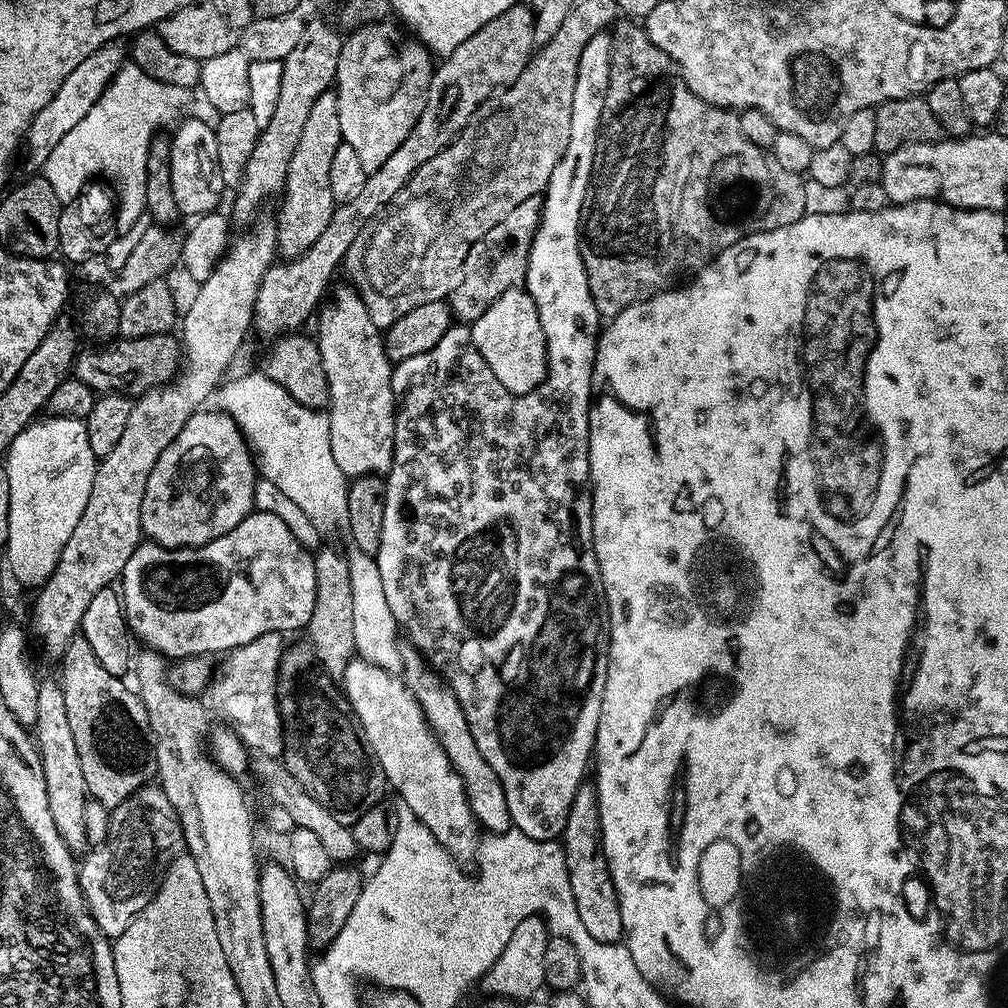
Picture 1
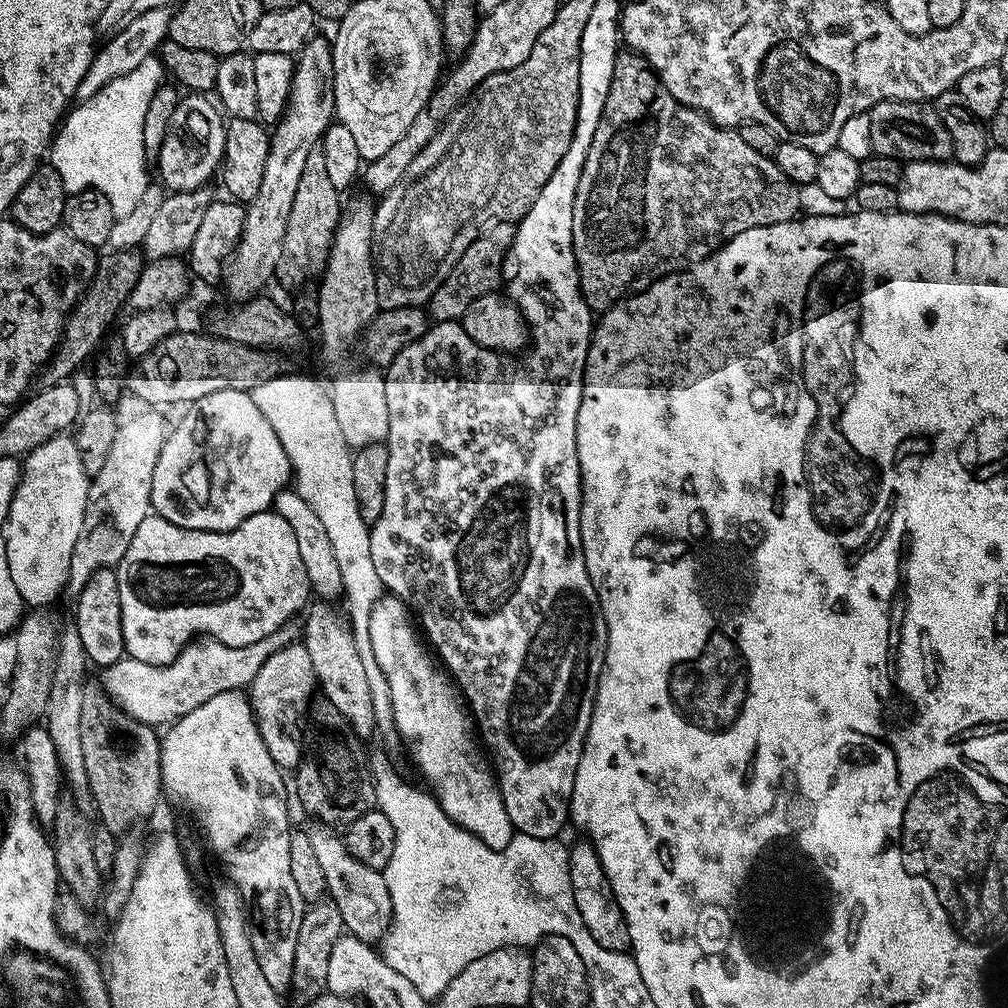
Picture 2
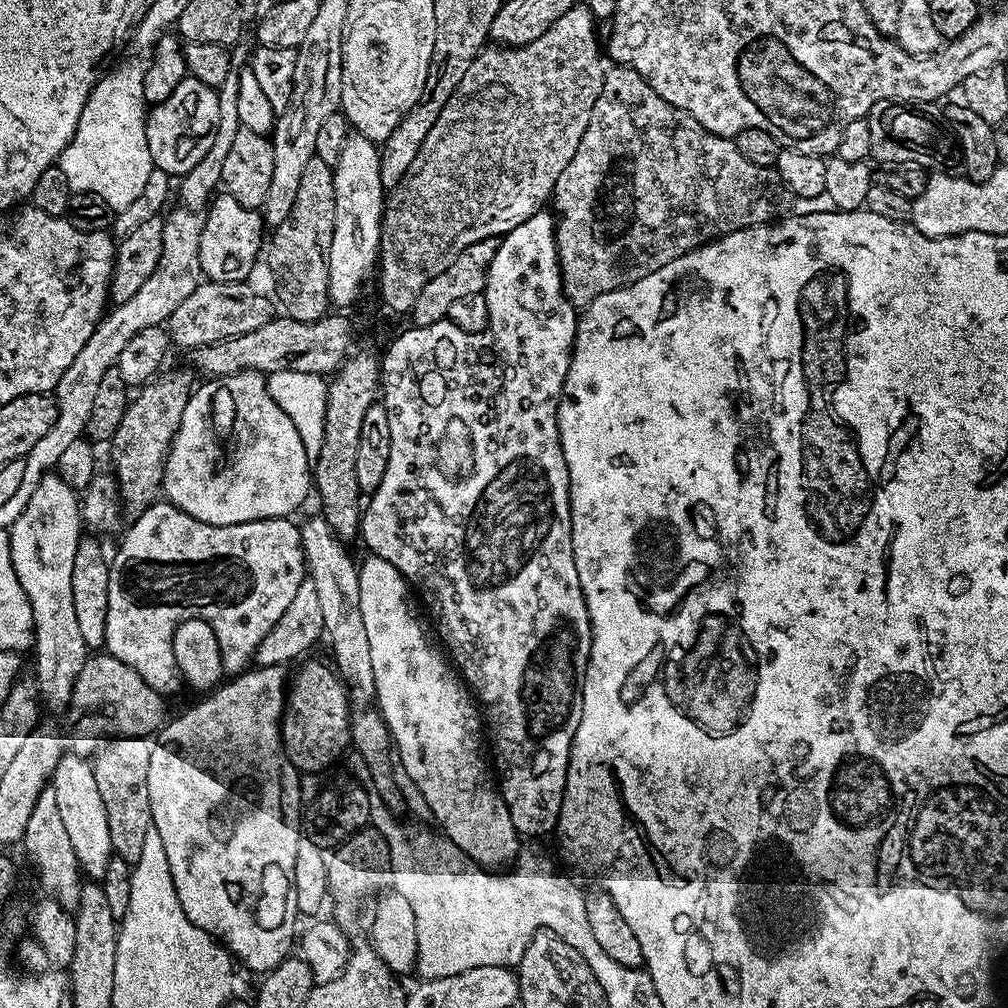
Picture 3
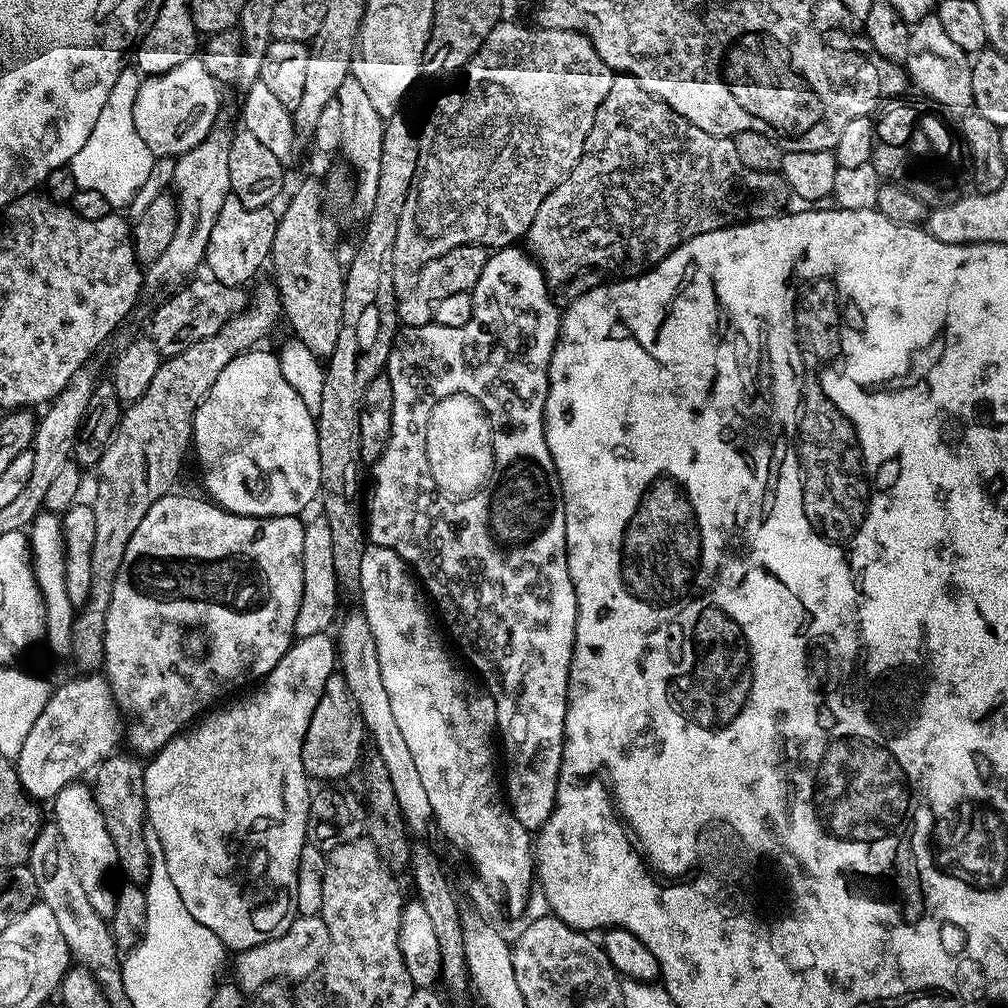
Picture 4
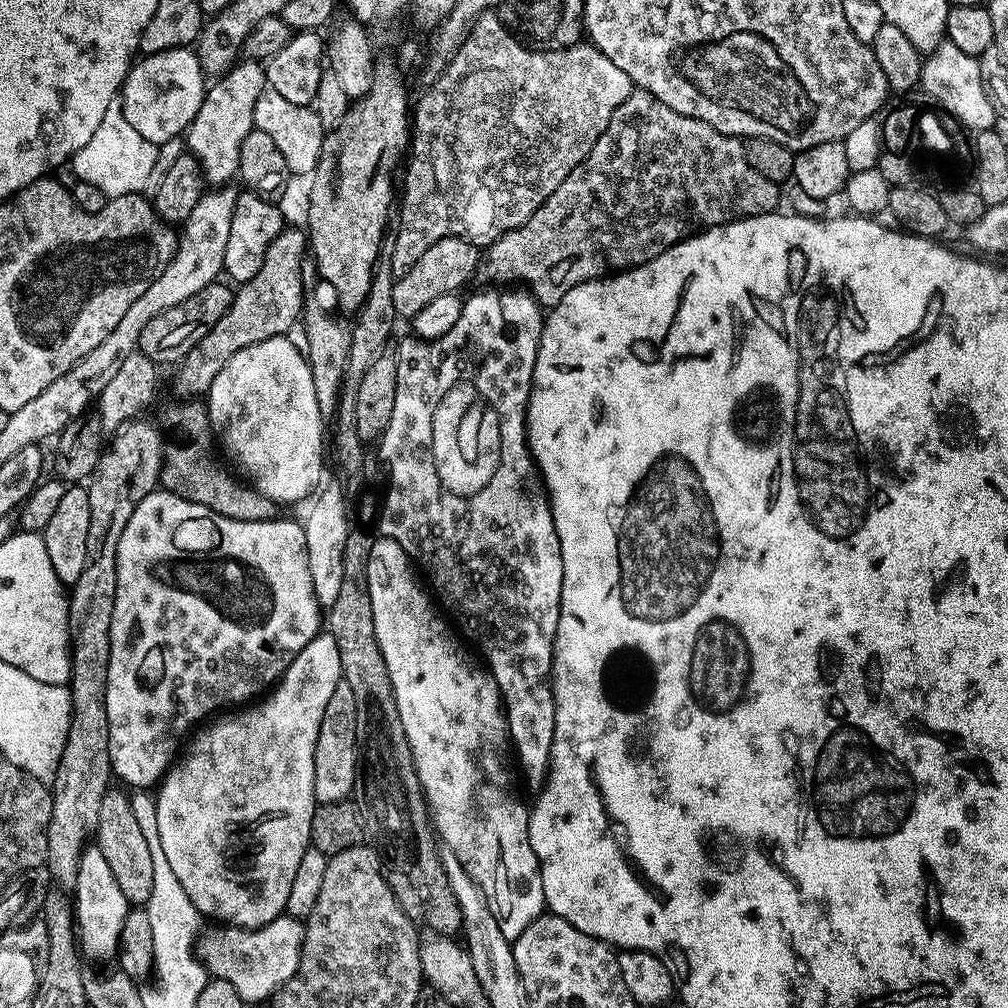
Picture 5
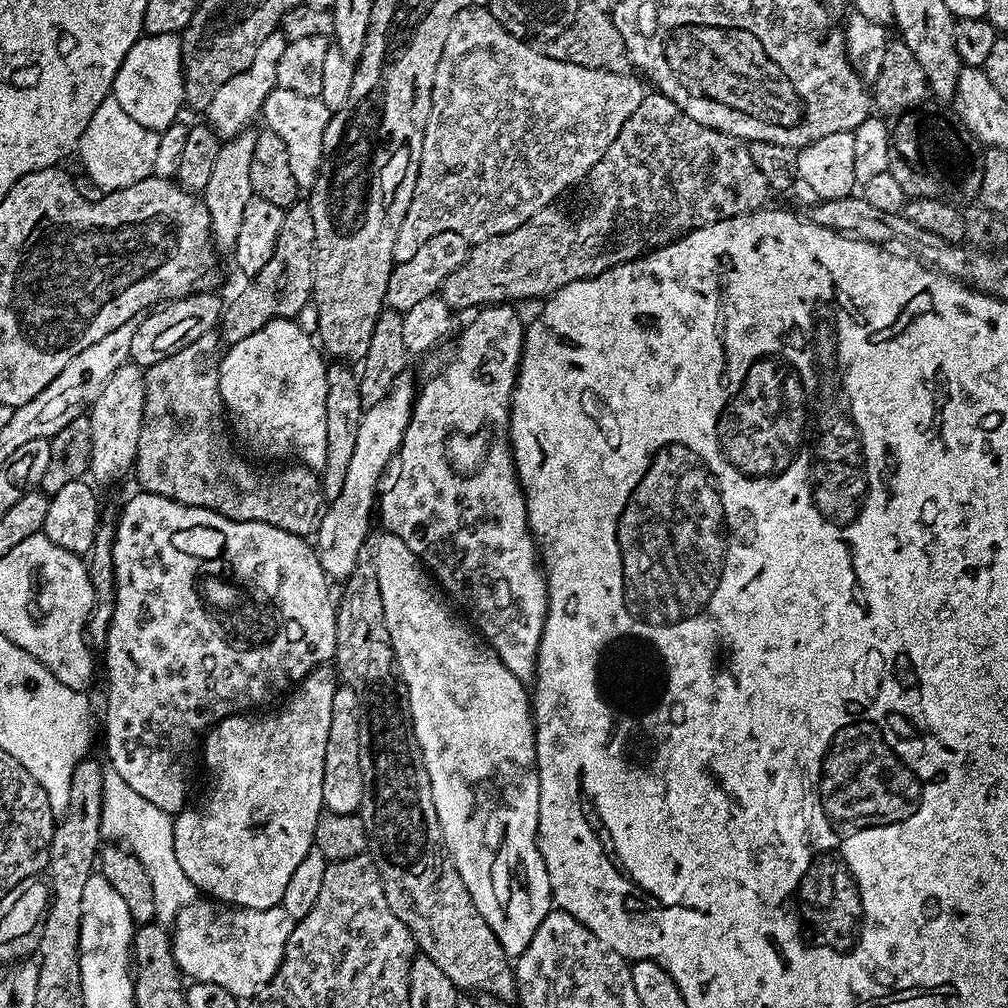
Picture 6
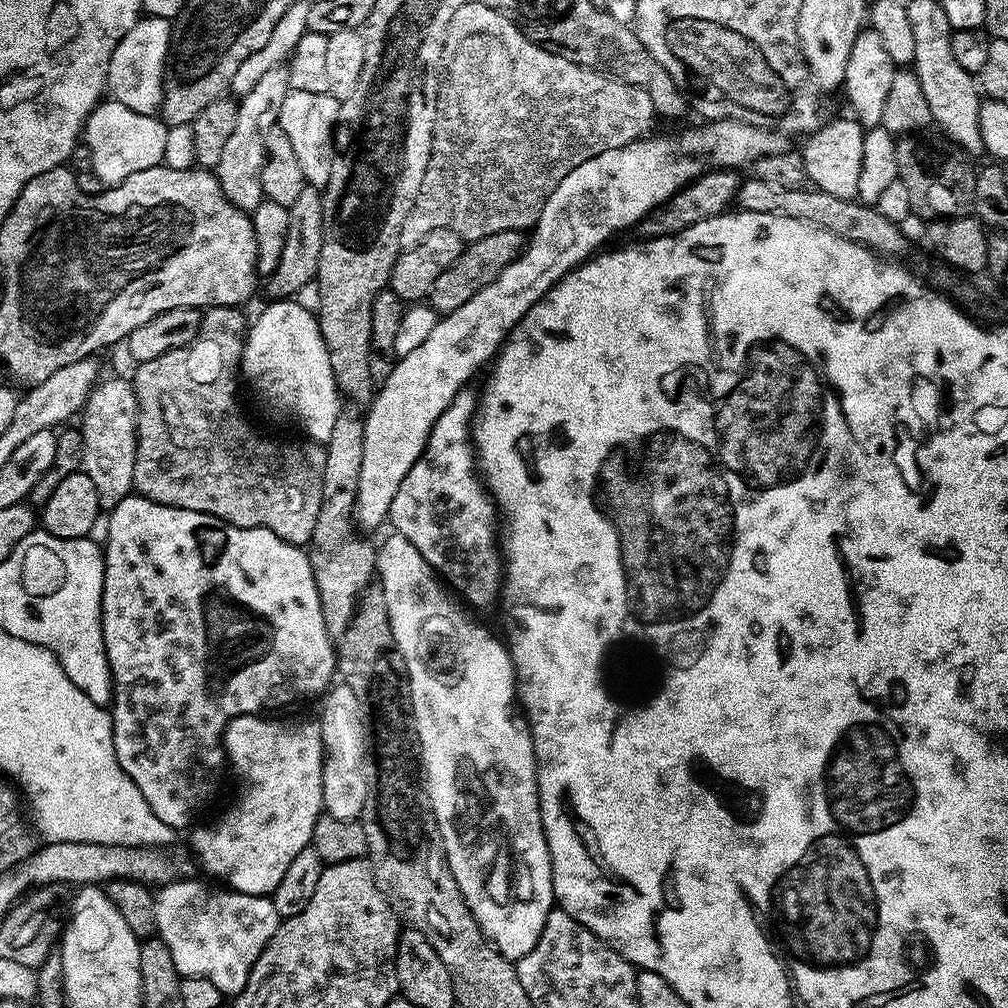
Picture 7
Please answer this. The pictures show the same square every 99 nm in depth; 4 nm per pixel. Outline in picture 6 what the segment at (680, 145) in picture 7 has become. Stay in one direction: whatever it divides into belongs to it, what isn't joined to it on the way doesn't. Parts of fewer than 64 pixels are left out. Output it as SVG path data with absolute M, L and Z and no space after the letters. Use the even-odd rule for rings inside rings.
M401 378L392 387L390 394L382 398L382 402L364 410L364 417L358 426L358 443L354 446L350 467L346 469L346 482L342 482L342 490L337 496L331 497L330 503L323 509L314 533L316 556L329 581L347 580L358 562L361 548L365 547L368 523L374 520L374 509L378 504L380 475L391 460L393 463L397 459L406 426L412 417L416 393L414 384L412 388L408 378Z

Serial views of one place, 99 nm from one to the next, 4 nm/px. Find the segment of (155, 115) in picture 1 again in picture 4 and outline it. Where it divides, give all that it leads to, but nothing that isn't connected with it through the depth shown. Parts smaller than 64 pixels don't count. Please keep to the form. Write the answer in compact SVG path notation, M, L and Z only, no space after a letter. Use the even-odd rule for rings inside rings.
M126 66L121 70L118 82L114 82L110 96L102 106L102 114L98 114L98 122L94 122L94 130L90 130L90 138L86 138L86 146L74 154L70 165L77 188L102 194L102 198L106 198L116 210L131 204L134 194L138 194L139 188L145 184L154 159L146 142L138 138L138 130L134 130L134 98L141 79L135 67Z

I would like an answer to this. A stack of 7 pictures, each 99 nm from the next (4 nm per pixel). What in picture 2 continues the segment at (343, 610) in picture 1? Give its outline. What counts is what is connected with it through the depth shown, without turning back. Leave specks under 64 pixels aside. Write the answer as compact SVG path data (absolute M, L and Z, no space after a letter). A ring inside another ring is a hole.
M328 602L309 603L306 608L308 617L302 620L302 643L310 654L310 662L316 671L317 685L321 695L338 710L349 725L352 732L363 740L370 739L376 728L376 697L367 681L366 670L362 667L362 658L358 658L358 646L352 636L352 629L331 608Z

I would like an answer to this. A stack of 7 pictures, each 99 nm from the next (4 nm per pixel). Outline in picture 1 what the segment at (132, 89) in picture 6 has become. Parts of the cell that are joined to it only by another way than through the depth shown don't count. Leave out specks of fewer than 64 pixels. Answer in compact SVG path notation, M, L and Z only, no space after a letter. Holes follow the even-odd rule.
M188 120L176 133L171 133L172 153L170 154L170 178L174 182L174 202L177 213L188 215L188 218L205 216L221 207L220 195L226 192L222 182L222 170L218 170L218 138L216 129L204 120Z

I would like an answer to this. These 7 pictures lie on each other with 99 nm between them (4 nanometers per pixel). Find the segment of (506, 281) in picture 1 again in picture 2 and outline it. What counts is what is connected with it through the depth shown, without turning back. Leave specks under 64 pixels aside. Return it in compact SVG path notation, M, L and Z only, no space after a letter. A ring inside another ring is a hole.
M515 223L499 224L486 230L467 248L462 254L462 258L458 258L454 270L450 270L450 274L442 282L442 286L438 286L438 290L434 290L434 294L428 299L426 311L433 321L459 321L475 299L497 291L496 283L499 280L501 283L504 263L511 250L511 244L514 242L516 227Z

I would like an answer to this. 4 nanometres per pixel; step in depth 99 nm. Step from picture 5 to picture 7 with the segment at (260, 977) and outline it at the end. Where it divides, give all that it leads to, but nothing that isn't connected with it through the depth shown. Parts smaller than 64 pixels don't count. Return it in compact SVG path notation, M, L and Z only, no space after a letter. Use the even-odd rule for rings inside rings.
M175 880L165 883L161 887L165 888L155 893L154 902L158 938L166 942L166 946L170 946L174 966L179 970L181 977L210 978L210 982L214 982L214 986L218 986L220 992L225 994L240 992L250 978L250 970L254 962L258 962L262 950L266 950L270 938L274 938L280 925L282 918L274 902L268 896L242 894L232 891L227 886L211 888L200 880Z

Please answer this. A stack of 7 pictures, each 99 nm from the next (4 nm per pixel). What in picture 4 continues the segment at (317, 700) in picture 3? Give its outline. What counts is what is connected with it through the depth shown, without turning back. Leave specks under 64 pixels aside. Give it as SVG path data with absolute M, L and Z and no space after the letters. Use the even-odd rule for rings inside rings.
M333 674L326 682L326 690L310 718L310 726L302 742L304 772L313 781L340 780L343 776L350 775L355 770L356 763L357 768L361 763L360 743L364 738L366 740L364 719L354 702L354 694L350 694L350 686L346 686L344 676Z

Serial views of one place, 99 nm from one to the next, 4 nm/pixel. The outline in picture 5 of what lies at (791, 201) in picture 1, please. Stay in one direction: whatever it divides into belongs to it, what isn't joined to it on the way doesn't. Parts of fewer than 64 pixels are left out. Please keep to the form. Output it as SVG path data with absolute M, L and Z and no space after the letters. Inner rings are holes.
M633 90L618 106L618 110L614 110L606 130L600 135L598 142L594 142L590 154L564 179L562 186L558 186L558 190L554 190L554 194L550 194L550 198L546 198L546 202L542 206L538 206L538 210L534 210L534 214L530 214L530 218L525 224L502 234L493 244L489 244L483 249L475 279L481 280L484 283L481 285L484 286L512 286L517 283L515 280L521 280L525 285L520 284L531 293L533 299L545 309L551 310L558 302L562 302L562 298L566 298L566 294L570 294L570 290L574 290L574 286L578 286L582 282L599 280L609 273L615 274L629 268L637 268L638 265L658 258L658 254L662 254L668 248L672 248L675 244L679 244L680 241L688 239L689 236L705 228L716 228L719 224L729 224L731 220L745 220L751 216L761 216L767 212L777 211L781 207L780 202L782 204L781 185L762 177L750 166L746 160L744 145L737 137L722 134L718 130L714 130L714 126L710 126L698 118L678 114L678 110L666 106L654 94L643 90Z

